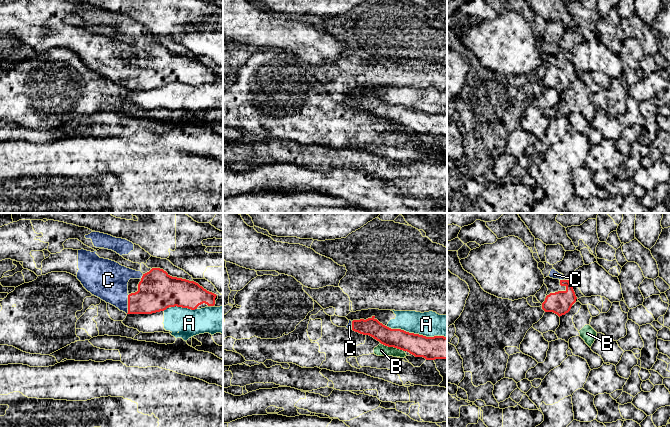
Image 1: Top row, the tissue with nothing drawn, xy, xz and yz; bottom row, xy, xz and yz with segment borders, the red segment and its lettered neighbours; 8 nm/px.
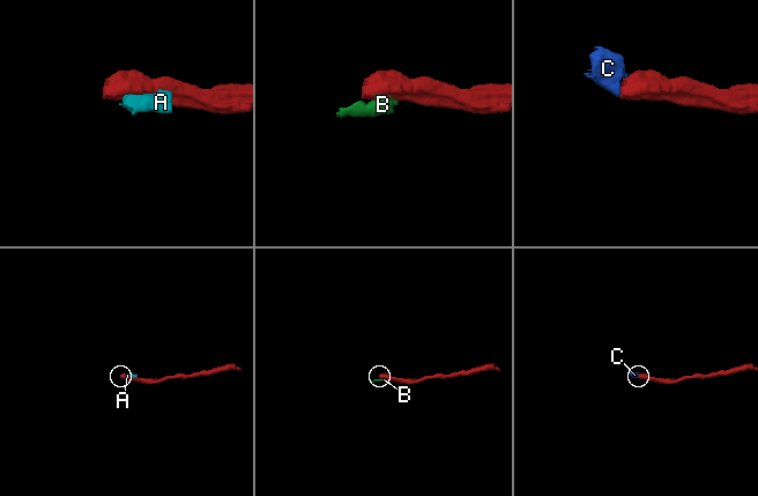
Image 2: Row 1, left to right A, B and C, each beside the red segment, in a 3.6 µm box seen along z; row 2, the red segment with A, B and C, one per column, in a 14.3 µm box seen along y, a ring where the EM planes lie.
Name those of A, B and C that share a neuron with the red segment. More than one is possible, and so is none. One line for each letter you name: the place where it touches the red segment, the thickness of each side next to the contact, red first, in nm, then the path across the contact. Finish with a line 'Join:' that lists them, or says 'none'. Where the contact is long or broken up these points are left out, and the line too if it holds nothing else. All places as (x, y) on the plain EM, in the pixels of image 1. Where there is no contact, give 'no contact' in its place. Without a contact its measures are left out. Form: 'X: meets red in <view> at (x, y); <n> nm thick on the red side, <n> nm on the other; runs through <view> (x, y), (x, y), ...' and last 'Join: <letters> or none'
C: meets red in xy at (128, 80); 300 nm thick on the red side, 320 nm on the other
Join: C

